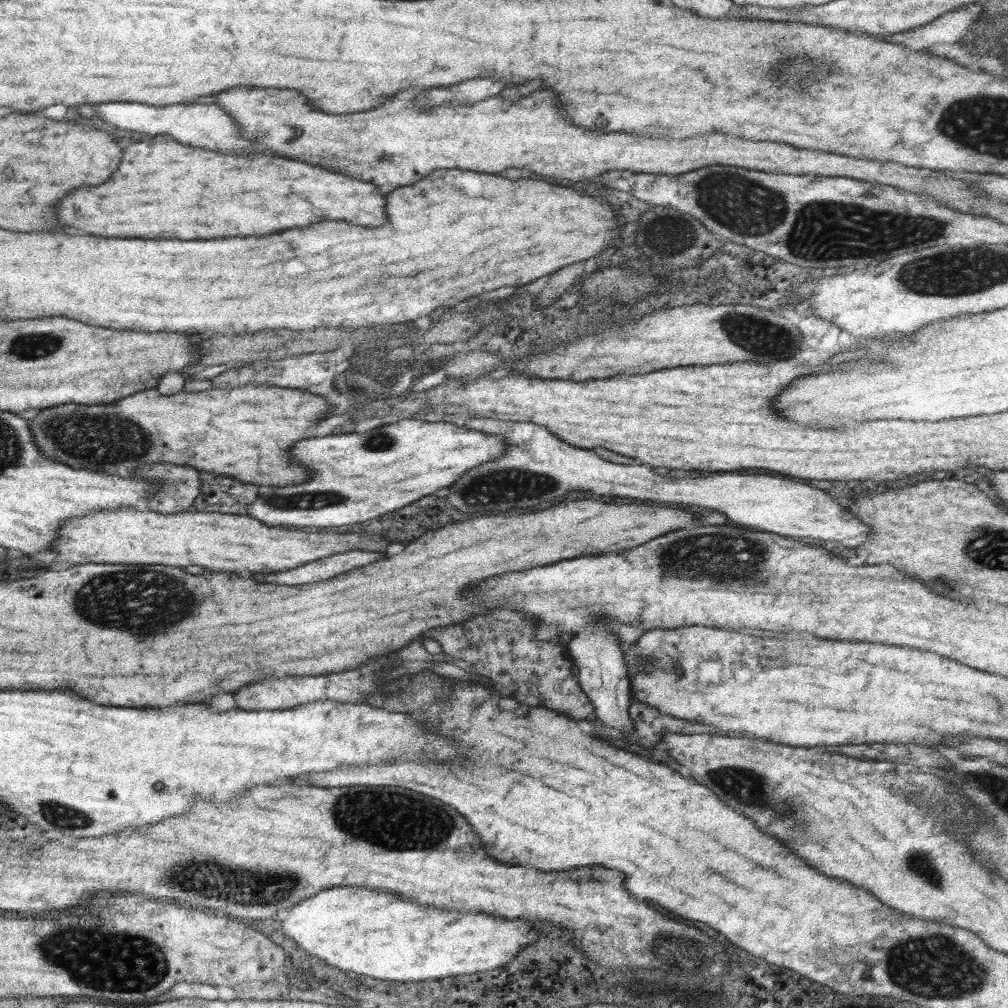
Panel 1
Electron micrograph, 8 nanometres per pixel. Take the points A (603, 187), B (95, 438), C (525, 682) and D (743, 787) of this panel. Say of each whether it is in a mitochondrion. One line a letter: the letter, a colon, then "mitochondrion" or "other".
A: other
B: mitochondrion
C: mitochondrion
D: mitochondrion

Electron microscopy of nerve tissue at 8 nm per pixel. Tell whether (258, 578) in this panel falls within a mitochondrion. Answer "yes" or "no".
no

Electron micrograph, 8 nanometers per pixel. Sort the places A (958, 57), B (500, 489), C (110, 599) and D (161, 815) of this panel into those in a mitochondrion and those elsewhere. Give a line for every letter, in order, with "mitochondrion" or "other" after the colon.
A: other
B: mitochondrion
C: mitochondrion
D: other

